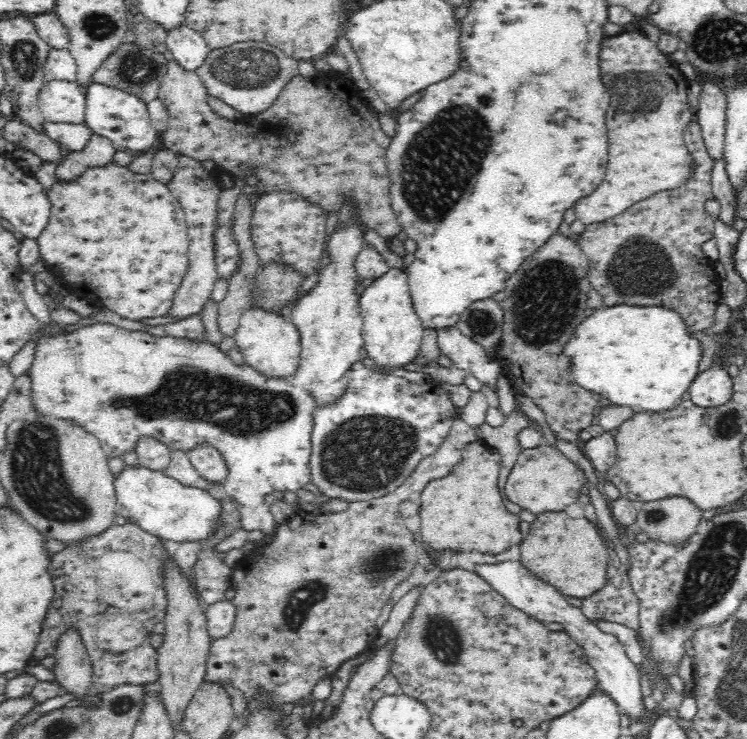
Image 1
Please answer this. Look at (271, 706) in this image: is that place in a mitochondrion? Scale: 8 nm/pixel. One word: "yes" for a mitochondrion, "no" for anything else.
no

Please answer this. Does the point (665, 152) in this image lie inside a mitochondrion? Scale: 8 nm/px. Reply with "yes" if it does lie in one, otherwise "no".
no

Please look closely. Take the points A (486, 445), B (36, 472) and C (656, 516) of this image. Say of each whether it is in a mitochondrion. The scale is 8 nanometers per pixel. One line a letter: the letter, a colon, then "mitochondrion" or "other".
A: other
B: mitochondrion
C: mitochondrion

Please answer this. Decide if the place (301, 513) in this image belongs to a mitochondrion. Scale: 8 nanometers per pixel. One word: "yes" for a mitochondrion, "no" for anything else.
no

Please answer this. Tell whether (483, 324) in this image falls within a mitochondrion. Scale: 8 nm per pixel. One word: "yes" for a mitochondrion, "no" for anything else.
yes

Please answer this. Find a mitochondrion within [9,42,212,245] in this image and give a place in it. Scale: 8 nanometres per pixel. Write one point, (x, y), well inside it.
(137, 67)

